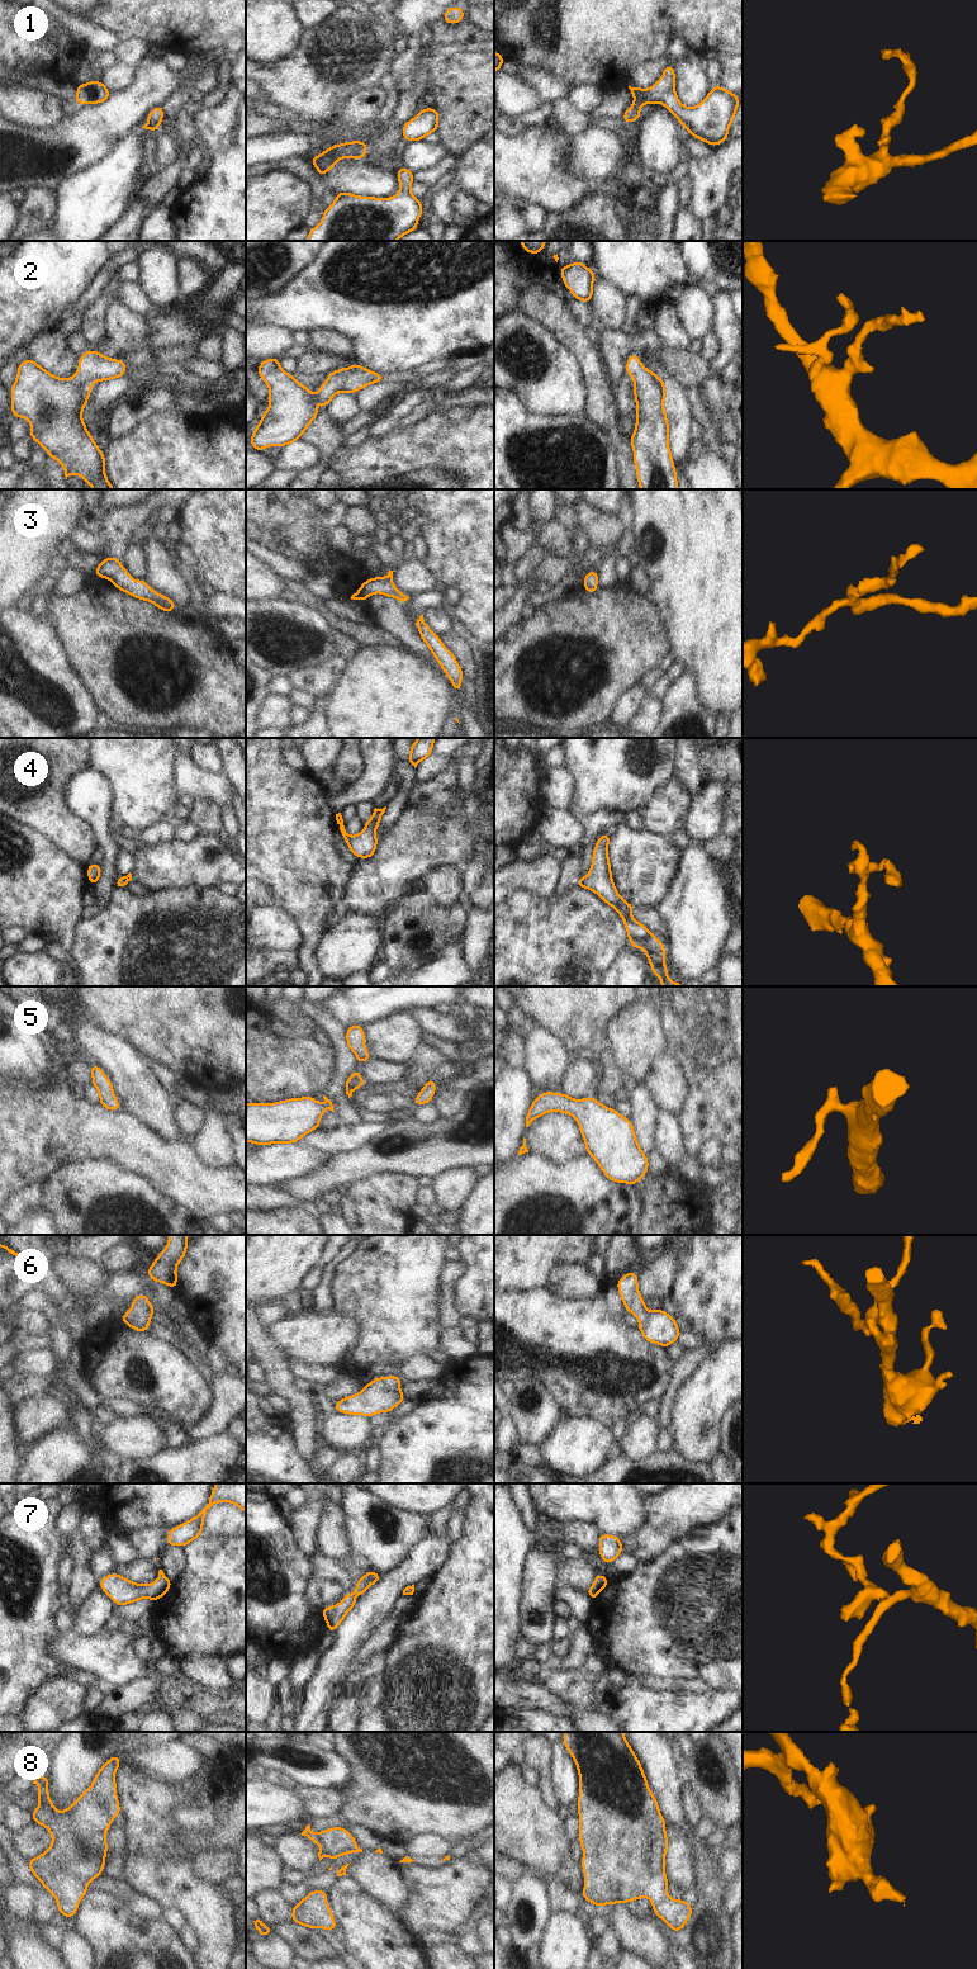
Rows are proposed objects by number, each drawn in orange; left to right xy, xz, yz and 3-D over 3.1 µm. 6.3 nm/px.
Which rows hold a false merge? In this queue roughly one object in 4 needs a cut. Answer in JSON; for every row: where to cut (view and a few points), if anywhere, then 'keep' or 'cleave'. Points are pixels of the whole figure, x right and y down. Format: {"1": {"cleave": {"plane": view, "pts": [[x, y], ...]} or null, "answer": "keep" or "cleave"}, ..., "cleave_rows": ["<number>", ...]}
{"1": {"cleave": null, "answer": "keep"}, "2": {"cleave": null, "answer": "keep"}, "3": {"cleave": null, "answer": "keep"}, "4": {"cleave": null, "answer": "keep"}, "5": {"cleave": null, "answer": "keep"}, "6": {"cleave": null, "answer": "keep"}, "7": {"cleave": null, "answer": "keep"}, "8": {"cleave": null, "answer": "keep"}, "cleave_rows": []}

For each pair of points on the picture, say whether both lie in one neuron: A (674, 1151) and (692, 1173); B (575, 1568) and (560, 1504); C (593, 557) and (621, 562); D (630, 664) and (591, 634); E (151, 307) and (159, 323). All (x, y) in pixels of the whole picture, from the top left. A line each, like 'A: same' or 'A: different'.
A: same
B: different
C: different
D: same
E: different

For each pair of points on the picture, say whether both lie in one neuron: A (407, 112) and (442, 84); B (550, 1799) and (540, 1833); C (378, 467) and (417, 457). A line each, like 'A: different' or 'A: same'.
A: different
B: different
C: same

